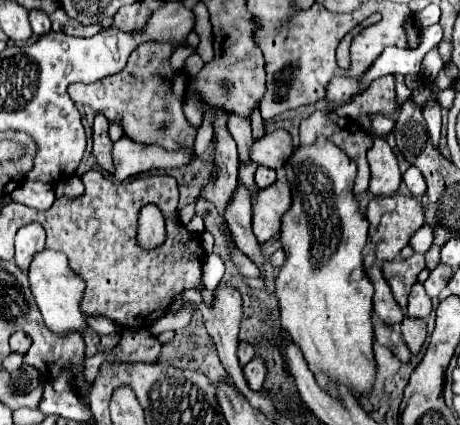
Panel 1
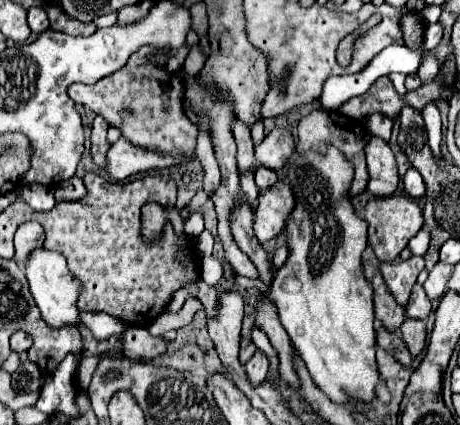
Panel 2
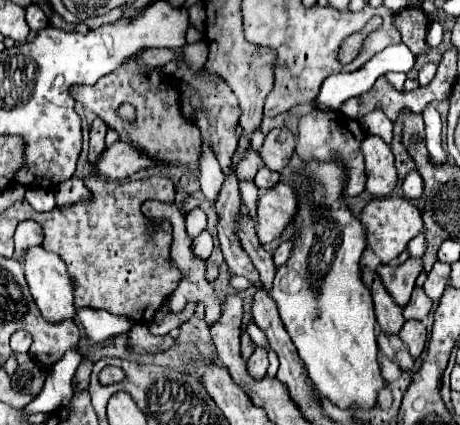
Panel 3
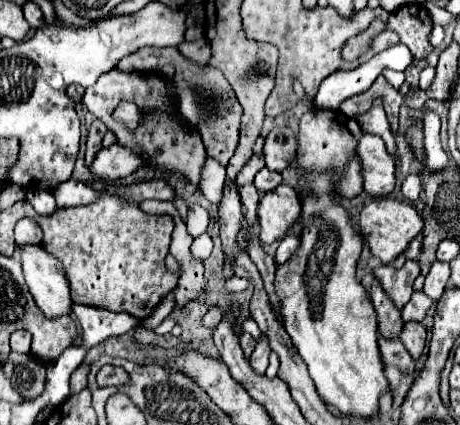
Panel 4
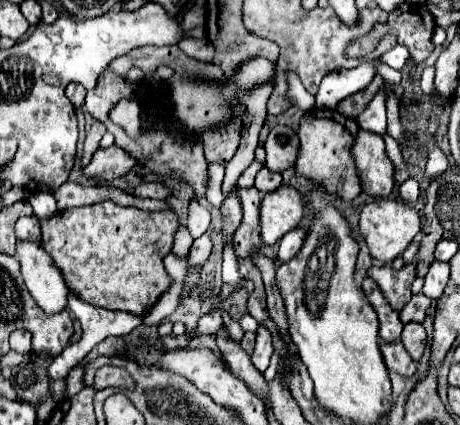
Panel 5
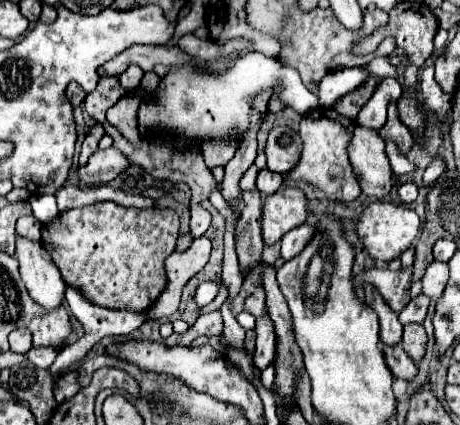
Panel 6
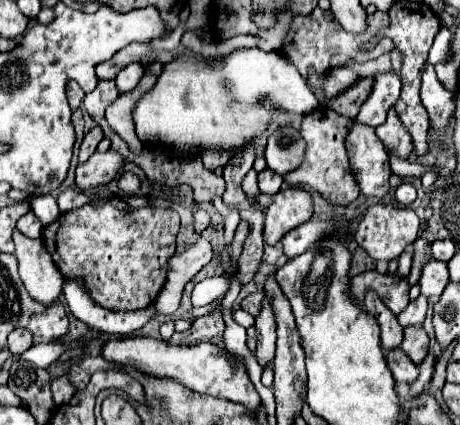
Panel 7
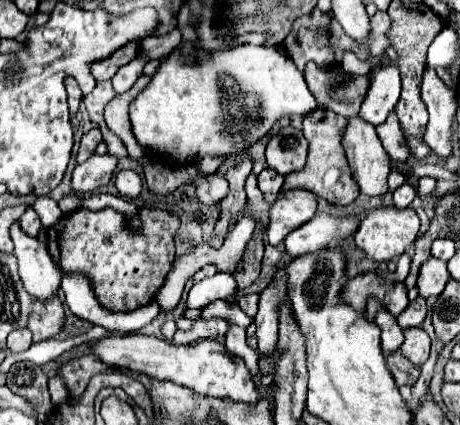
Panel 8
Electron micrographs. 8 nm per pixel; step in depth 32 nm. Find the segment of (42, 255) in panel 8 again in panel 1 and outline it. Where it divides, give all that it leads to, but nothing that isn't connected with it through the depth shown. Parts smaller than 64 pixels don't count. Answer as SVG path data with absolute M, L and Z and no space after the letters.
M56 250L36 252L36 256L32 258L32 264L28 268L28 278L30 278L30 290L34 294L34 300L42 312L46 326L52 332L58 332L58 334L72 332L72 330L82 332L86 328L84 314L78 308L82 292L84 292L84 282L78 274L74 274L70 270L68 258L62 252L56 252Z

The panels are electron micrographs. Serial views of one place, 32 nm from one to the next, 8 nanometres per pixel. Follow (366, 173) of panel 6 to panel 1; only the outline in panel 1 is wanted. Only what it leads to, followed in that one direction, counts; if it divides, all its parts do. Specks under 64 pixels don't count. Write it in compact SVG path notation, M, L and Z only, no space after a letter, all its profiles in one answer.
M374 138L372 148L368 150L368 164L372 174L368 190L374 196L392 196L398 190L402 176L396 156L384 138Z

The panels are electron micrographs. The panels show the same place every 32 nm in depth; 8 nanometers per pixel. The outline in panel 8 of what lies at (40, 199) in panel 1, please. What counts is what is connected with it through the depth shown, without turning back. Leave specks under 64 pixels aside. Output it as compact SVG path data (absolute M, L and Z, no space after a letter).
M48 196L38 198L38 200L34 202L34 210L38 212L38 216L40 216L40 220L42 220L42 226L46 226L46 228L54 226L54 224L60 220L60 216L64 216L62 210L58 208L58 204L56 204L52 198L48 198Z

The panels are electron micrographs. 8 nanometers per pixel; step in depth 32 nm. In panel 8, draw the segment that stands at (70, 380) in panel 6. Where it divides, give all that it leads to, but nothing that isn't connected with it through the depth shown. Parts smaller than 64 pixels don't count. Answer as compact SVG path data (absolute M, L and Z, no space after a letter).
M58 376L50 378L48 380L48 390L50 390L50 398L52 398L54 406L60 406L60 404L68 402L68 390L62 384L62 378L58 378Z

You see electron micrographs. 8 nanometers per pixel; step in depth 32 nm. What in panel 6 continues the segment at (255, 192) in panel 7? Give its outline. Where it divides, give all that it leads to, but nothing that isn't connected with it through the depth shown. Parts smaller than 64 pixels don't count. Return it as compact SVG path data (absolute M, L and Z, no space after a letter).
M252 164L252 168L242 176L240 180L240 188L250 192L250 190L256 190L256 174L258 174L258 168Z

